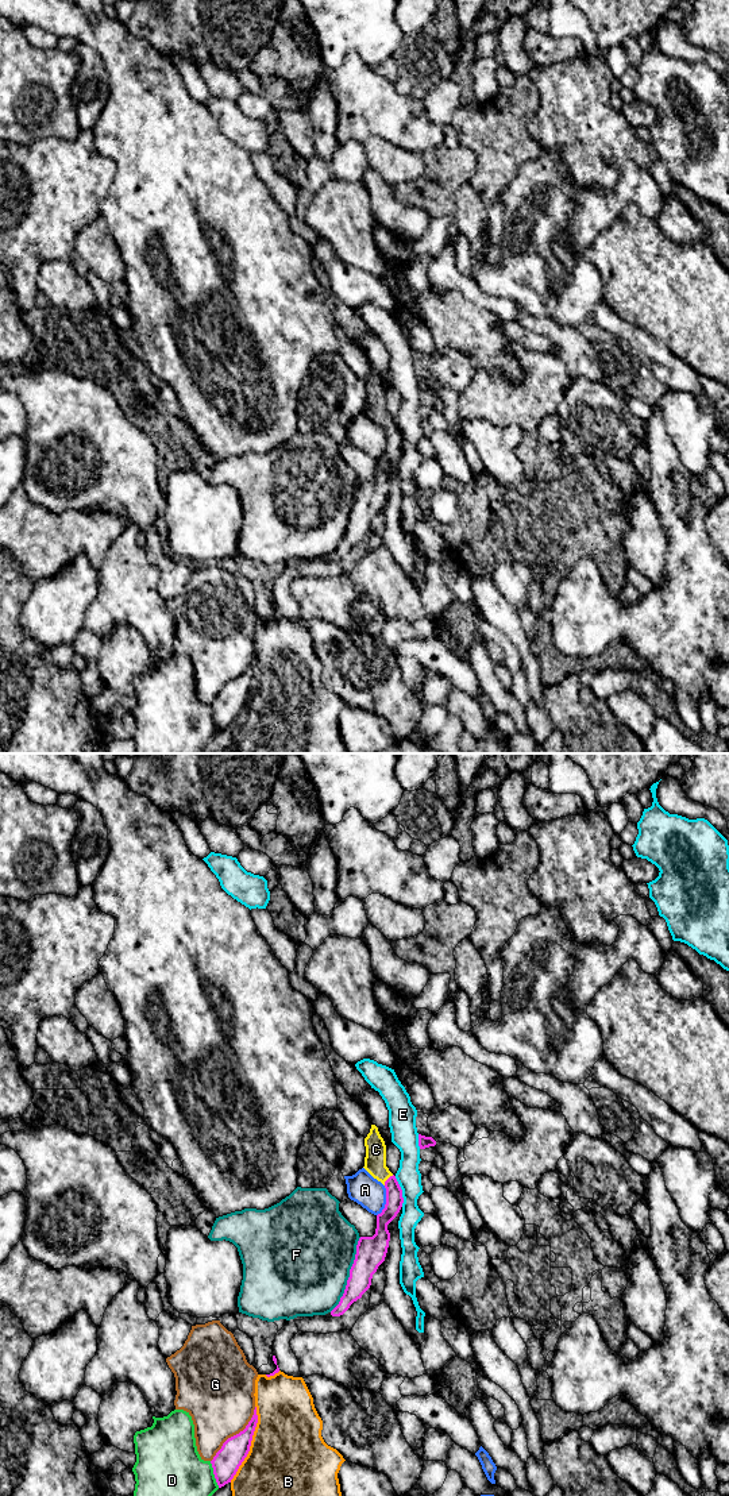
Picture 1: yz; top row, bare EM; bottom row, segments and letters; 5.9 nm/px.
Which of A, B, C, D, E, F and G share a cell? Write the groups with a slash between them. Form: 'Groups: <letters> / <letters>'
Groups: A / B / C / D / E / F / G

